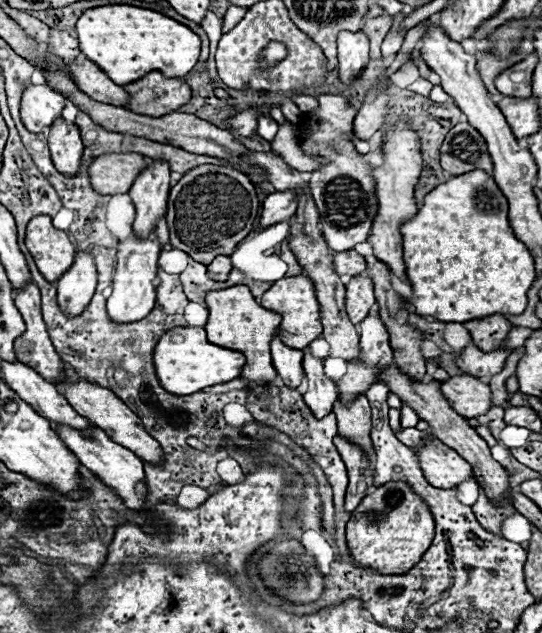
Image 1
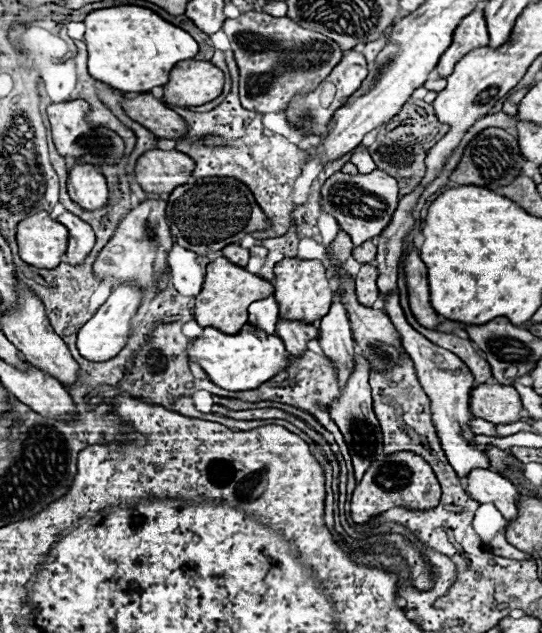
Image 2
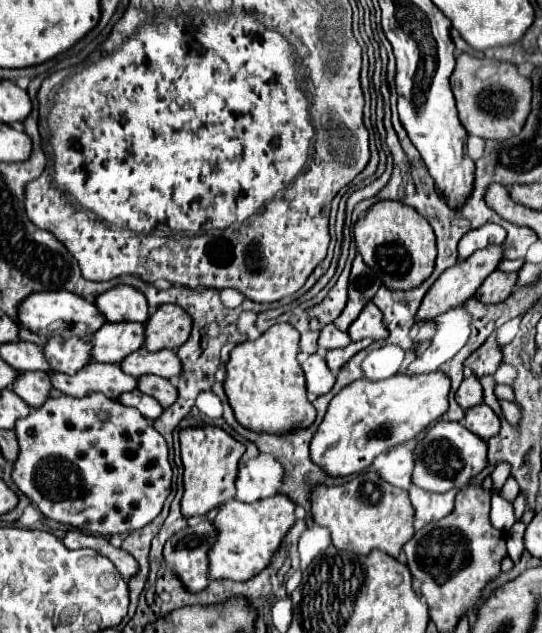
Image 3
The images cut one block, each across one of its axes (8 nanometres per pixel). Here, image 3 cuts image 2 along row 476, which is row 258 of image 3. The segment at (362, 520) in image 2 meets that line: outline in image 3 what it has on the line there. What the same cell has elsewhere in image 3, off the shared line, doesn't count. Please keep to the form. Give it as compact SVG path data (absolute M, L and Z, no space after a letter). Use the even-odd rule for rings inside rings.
M378 202L354 226L354 240L366 266L378 274L390 290L412 290L434 272L436 238L432 226L414 208L400 202Z

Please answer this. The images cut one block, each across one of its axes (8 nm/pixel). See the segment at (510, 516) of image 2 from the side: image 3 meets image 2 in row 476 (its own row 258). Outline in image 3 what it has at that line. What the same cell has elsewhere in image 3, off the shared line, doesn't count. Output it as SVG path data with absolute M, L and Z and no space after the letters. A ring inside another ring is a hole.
M498 244L498 246L488 246L488 248L482 248L478 252L474 252L470 258L466 258L464 262L460 260L456 266L448 268L436 282L434 286L428 290L426 298L422 300L422 306L418 310L418 318L424 320L424 322L432 322L438 314L442 314L444 310L450 310L458 304L464 304L468 298L472 298L476 294L476 290L480 288L480 284L484 282L484 278L494 272L498 268L498 264L504 260L504 248Z

